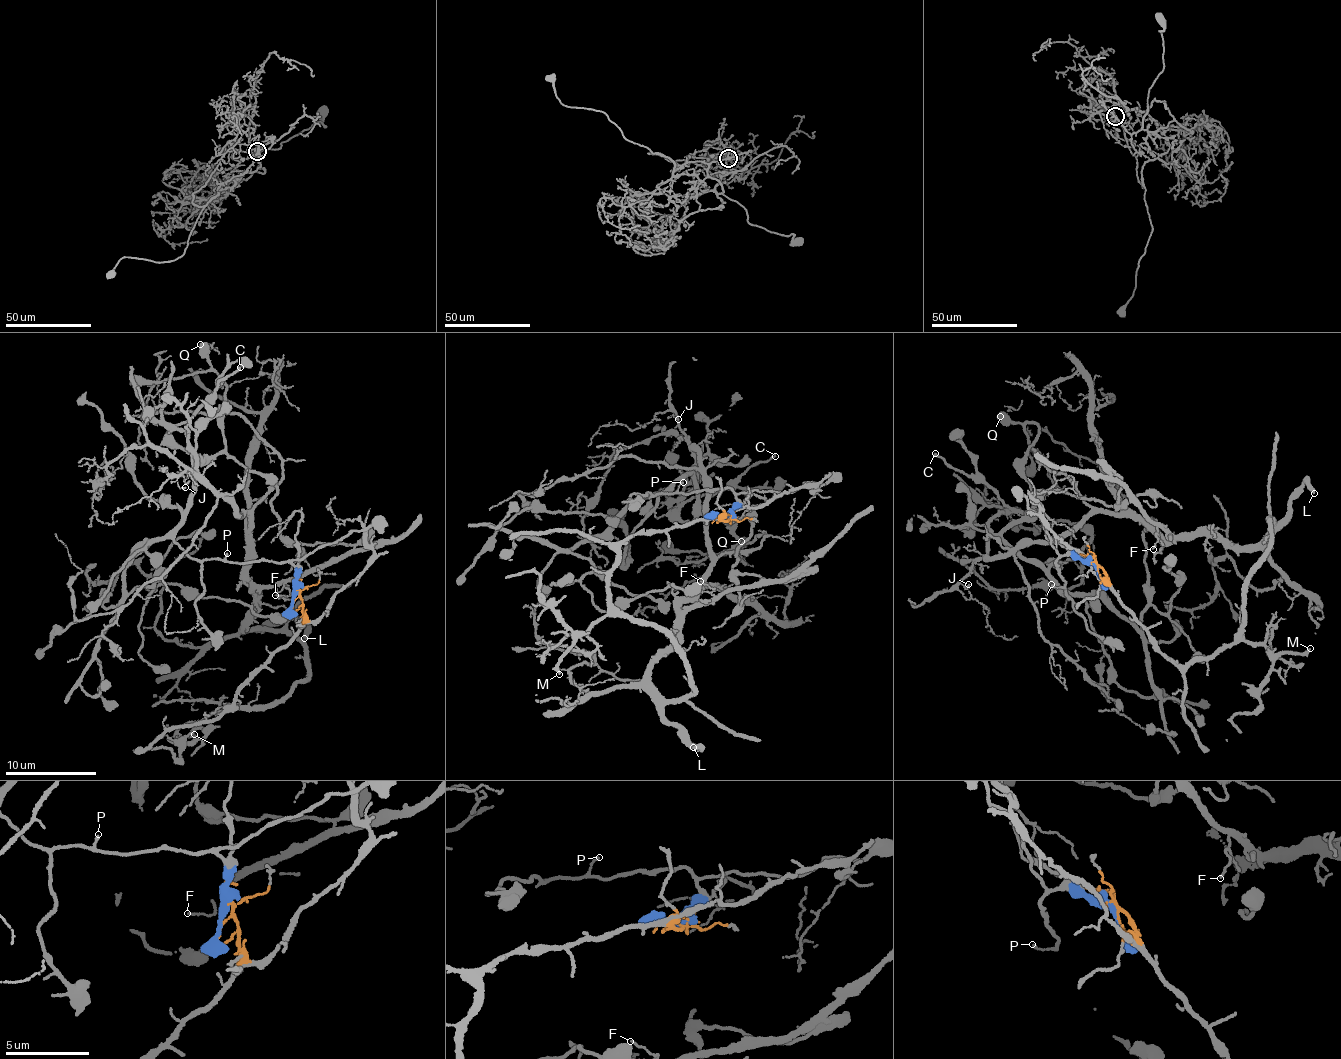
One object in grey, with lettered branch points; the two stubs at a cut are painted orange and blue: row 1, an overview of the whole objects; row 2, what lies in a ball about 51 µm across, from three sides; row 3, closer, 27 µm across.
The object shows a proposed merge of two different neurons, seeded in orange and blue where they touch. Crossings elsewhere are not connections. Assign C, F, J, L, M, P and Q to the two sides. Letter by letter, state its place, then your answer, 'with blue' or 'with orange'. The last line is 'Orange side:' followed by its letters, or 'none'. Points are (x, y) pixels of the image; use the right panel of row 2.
C: (935, 453) | with blue
F: (1153, 549) | with orange
J: (968, 584) | with orange
L: (1314, 493) | with orange
M: (1310, 648) | with orange
P: (1051, 584) | with blue
Q: (1000, 416) | with blue
Orange side: F, J, L, M

